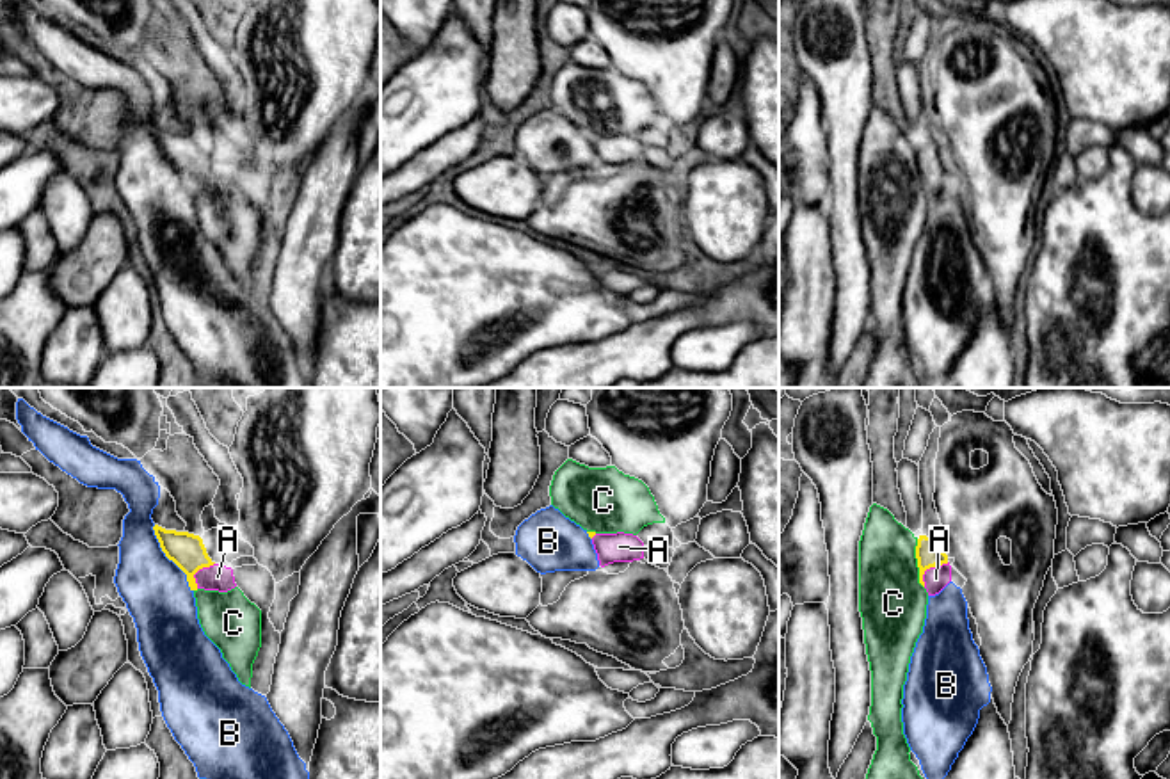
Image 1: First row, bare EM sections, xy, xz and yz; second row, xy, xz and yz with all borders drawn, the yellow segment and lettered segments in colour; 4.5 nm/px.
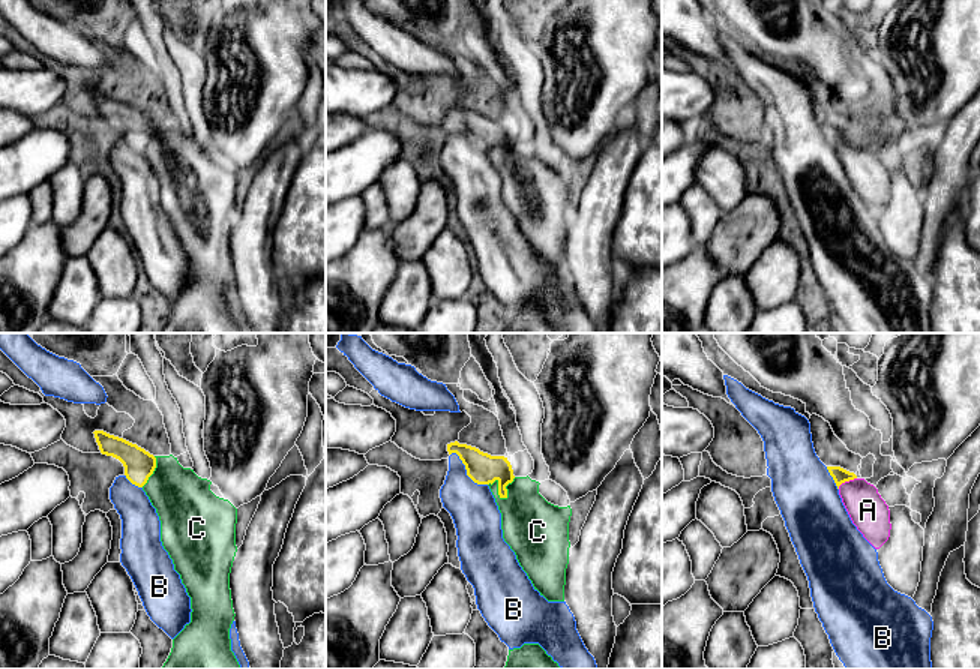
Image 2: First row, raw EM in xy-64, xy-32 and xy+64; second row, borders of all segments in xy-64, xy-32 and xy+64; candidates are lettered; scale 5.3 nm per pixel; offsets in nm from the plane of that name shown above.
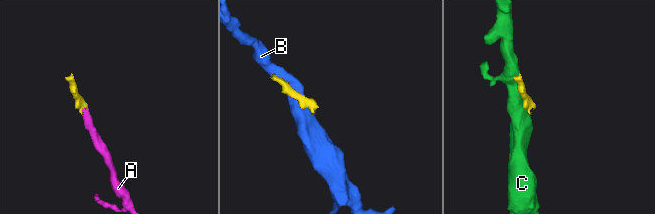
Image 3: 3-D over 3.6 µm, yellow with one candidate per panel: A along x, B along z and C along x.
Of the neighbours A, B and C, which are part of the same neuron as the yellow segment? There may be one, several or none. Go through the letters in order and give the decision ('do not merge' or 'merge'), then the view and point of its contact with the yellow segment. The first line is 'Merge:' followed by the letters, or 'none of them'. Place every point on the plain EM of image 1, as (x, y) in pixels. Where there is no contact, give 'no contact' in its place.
Merge: A
A: merge; meets yellow in yz at (929, 169)
B: do not merge; meets yellow in xy at (169, 160)
C: do not merge; meets yellow in yz at (918, 166)

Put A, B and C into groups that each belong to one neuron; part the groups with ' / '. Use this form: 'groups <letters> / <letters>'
groups A / B / C

